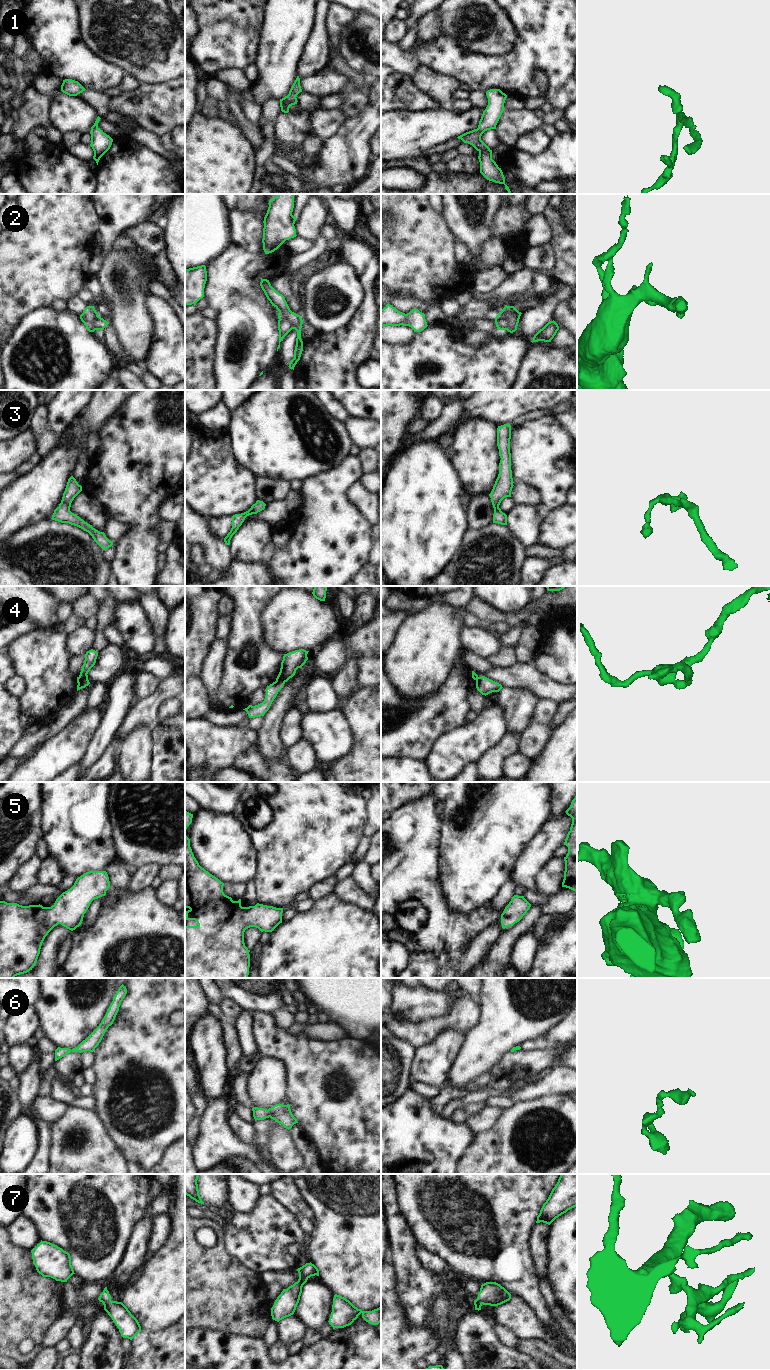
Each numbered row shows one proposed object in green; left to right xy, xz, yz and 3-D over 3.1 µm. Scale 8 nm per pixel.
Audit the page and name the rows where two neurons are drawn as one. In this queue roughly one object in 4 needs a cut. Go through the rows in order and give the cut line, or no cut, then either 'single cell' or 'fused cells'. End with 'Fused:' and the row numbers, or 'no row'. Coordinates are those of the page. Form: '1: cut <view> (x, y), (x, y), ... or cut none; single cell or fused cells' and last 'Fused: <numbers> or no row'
1: cut none; single cell
2: cut yz (498, 314), (508, 321), (509, 325), (506, 329); fused cells
3: cut none; single cell
4: cut xy (79, 676), (87, 679); fused cells
5: cut none; single cell
6: cut none; single cell
7: cut none; single cell
Fused: 2, 4

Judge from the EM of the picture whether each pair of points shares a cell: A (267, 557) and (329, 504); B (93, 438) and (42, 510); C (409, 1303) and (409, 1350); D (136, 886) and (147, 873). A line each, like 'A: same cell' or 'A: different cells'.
A: same cell
B: different cells
C: different cells
D: same cell

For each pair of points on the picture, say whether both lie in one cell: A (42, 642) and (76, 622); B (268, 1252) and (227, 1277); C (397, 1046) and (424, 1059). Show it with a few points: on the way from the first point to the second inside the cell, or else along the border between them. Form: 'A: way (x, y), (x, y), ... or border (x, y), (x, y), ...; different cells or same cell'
A: border (61, 627), (67, 634); different cells
B: border (228, 1250), (247, 1266), (261, 1274); different cells
C: border (417, 1048), (409, 1078); different cells

